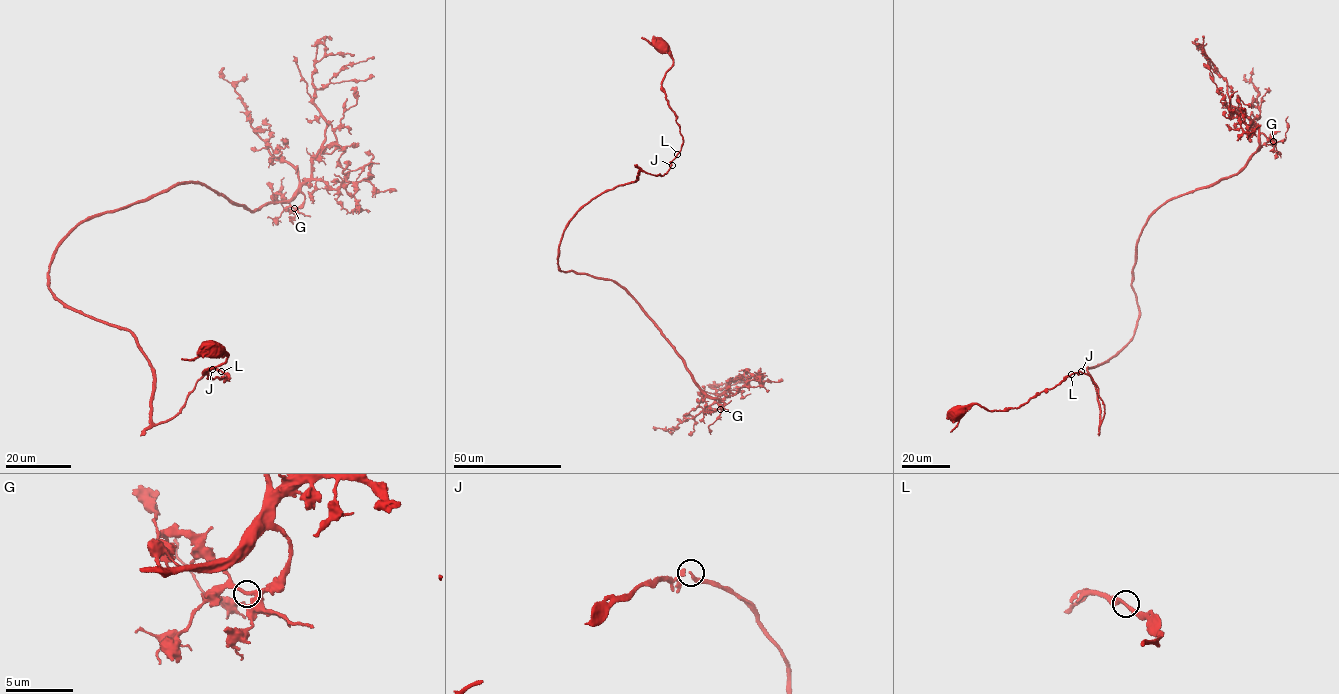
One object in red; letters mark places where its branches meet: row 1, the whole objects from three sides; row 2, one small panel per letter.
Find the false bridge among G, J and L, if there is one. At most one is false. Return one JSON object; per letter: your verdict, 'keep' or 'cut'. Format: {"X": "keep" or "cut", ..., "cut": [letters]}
{"G": "keep", "J": "keep", "L": "keep", "cut": []}

